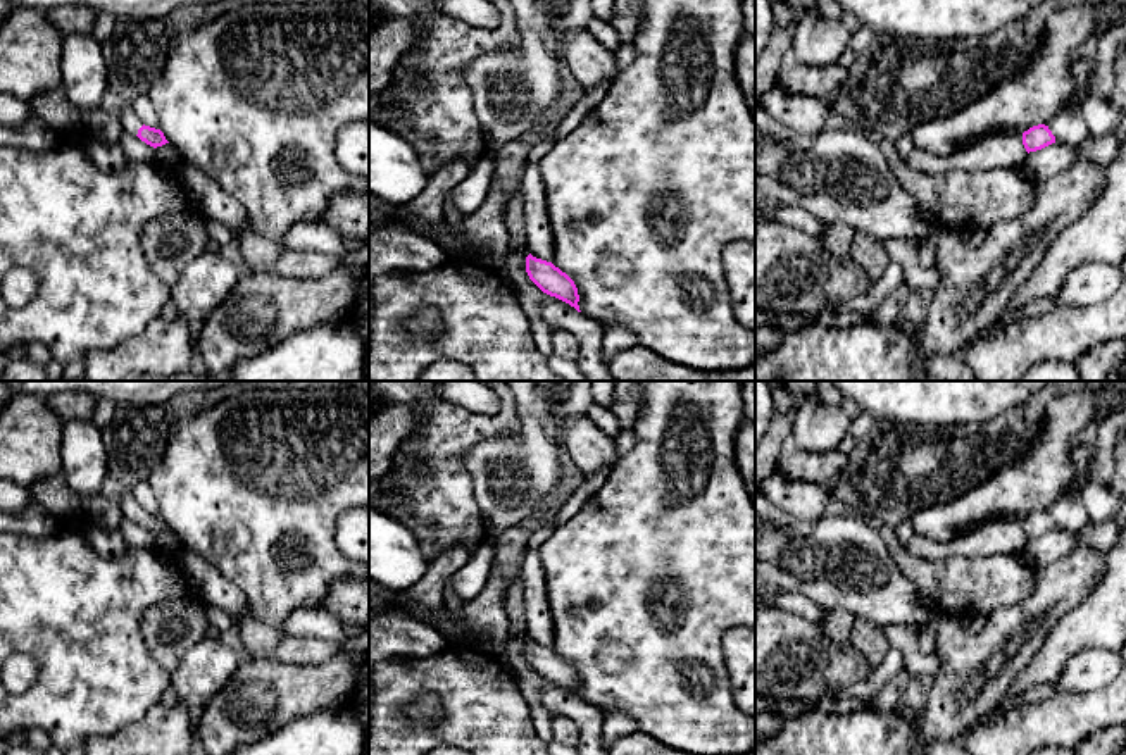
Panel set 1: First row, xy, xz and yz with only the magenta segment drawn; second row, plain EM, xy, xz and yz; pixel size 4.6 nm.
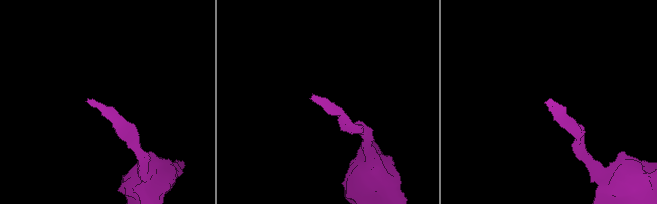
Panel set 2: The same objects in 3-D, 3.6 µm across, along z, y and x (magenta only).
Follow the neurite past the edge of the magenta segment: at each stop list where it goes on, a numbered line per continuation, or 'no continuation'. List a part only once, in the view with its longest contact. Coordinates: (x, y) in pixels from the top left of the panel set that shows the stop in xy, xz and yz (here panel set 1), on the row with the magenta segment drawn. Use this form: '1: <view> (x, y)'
1: xy (130, 121)

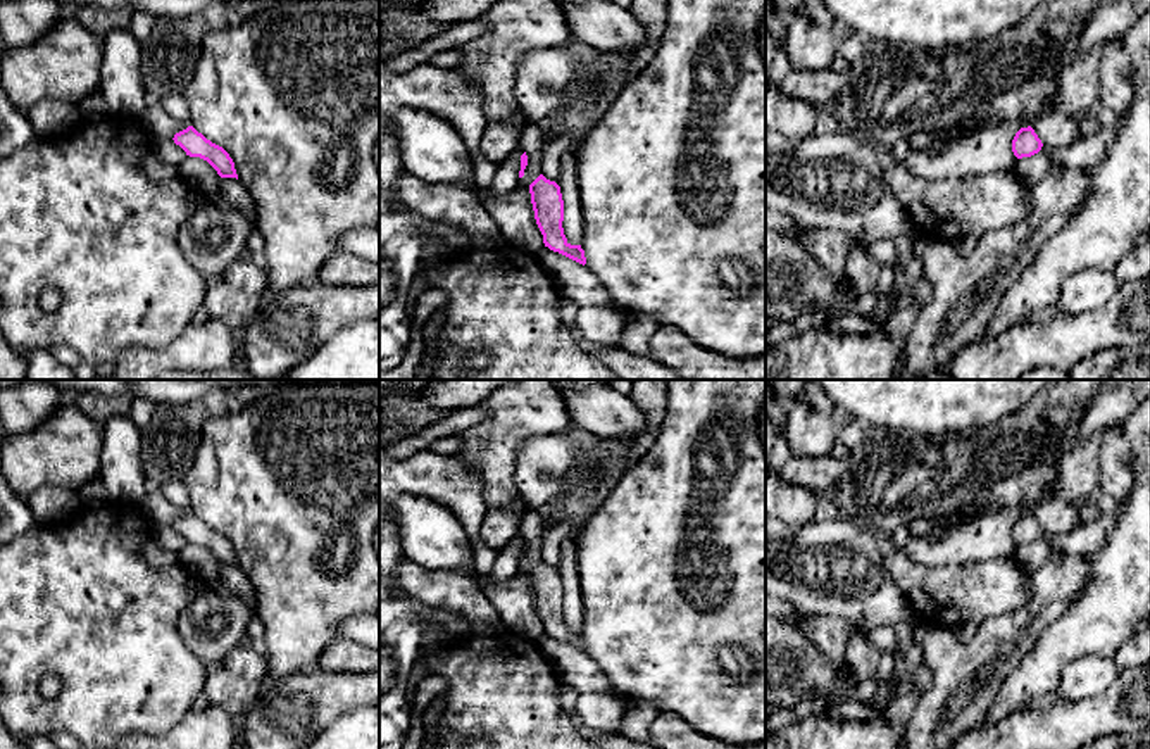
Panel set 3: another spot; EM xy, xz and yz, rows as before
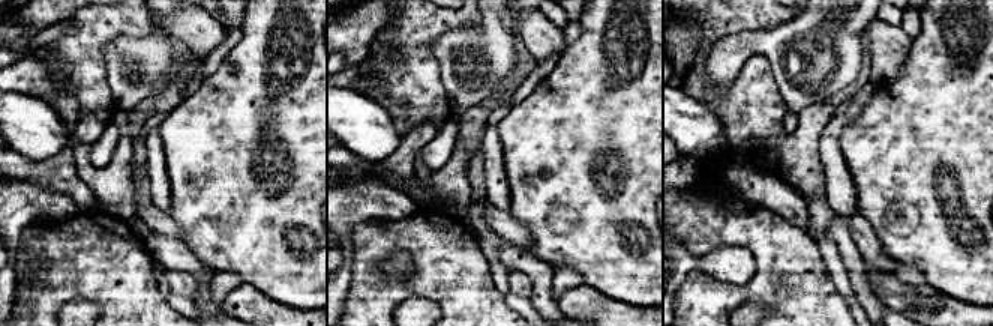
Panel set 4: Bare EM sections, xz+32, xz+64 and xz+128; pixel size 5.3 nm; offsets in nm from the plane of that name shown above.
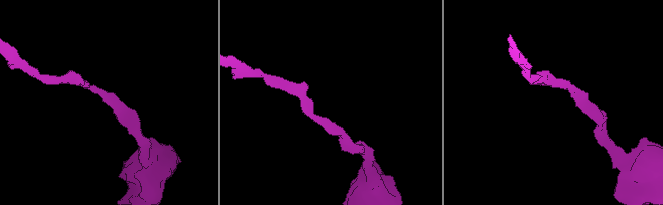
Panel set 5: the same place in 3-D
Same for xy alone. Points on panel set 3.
no continuation

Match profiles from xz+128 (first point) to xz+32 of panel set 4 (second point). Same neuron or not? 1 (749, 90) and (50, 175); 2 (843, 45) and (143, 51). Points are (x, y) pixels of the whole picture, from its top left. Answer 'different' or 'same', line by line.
1: different
2: same

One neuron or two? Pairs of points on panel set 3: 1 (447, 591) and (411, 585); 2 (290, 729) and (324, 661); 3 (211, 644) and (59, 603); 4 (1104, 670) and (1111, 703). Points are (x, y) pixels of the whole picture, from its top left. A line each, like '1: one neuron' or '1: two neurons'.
1: one neuron
2: two neurons
3: two neurons
4: two neurons

